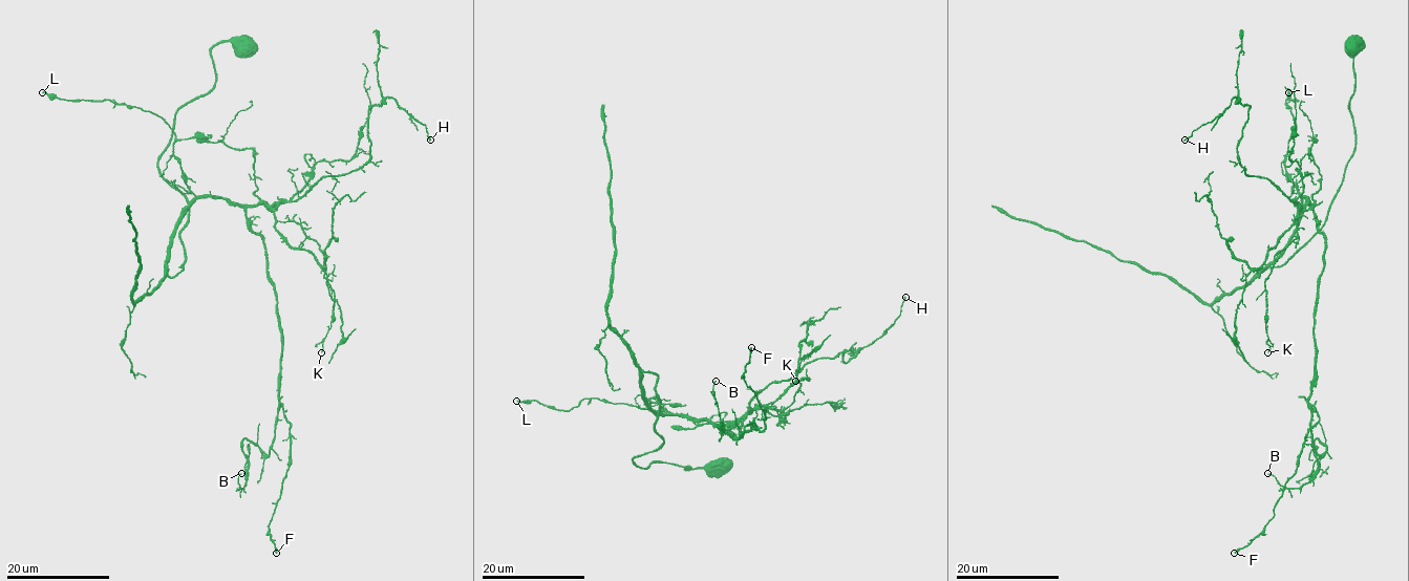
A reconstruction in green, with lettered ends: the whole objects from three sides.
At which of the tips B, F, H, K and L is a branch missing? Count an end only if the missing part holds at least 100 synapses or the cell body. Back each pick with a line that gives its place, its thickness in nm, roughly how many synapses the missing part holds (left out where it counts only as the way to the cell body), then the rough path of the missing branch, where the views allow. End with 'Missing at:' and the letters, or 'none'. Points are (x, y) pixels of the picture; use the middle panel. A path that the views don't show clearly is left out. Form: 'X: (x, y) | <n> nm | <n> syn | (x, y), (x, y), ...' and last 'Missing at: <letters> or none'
Missing at: none

